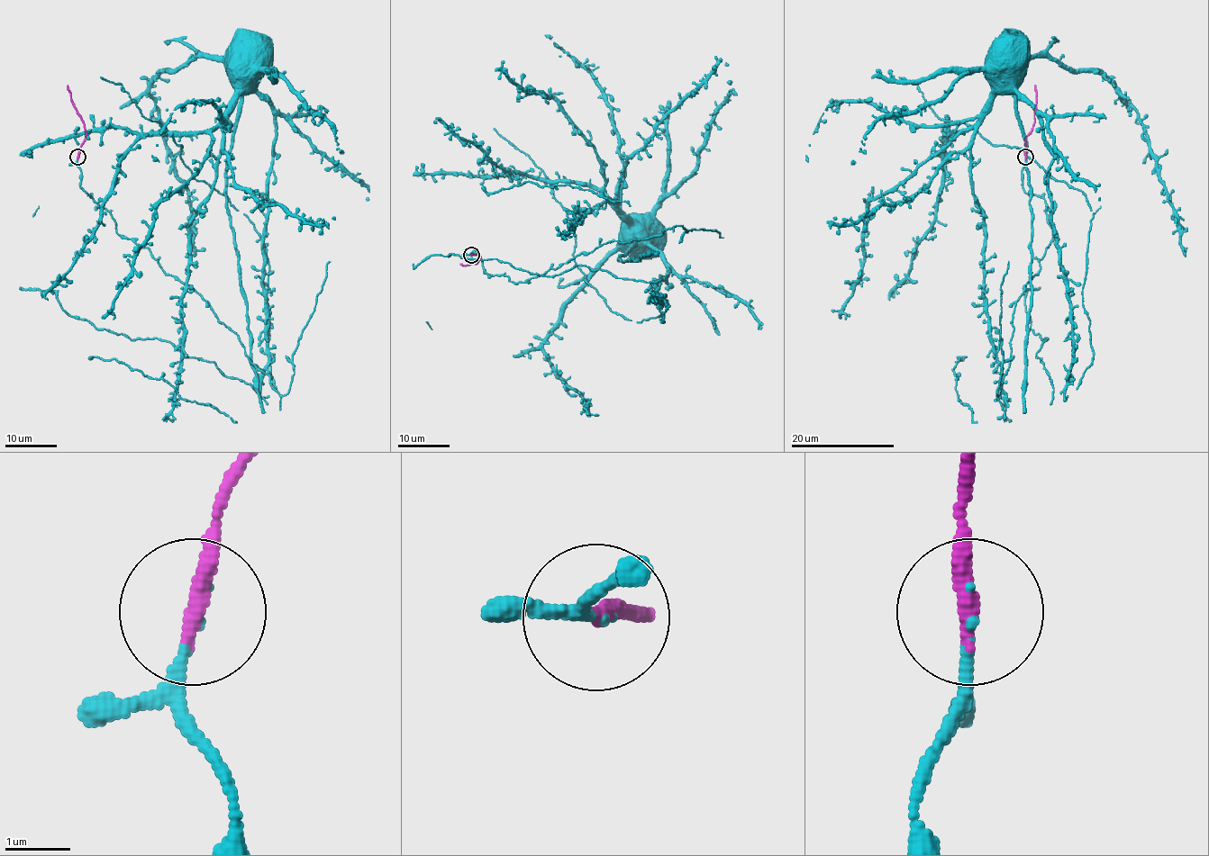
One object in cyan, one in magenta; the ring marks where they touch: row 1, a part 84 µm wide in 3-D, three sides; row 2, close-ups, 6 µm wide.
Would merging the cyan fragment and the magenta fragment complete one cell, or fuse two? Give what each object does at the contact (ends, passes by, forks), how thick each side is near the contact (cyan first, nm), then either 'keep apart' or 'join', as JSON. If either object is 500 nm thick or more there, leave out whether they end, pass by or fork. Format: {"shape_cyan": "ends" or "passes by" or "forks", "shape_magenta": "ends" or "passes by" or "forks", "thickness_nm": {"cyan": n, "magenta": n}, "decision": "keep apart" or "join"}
{"shape_cyan": "ends", "shape_magenta": "ends", "thickness_nm": {"cyan": 130, "magenta": 320}, "decision": "join"}

